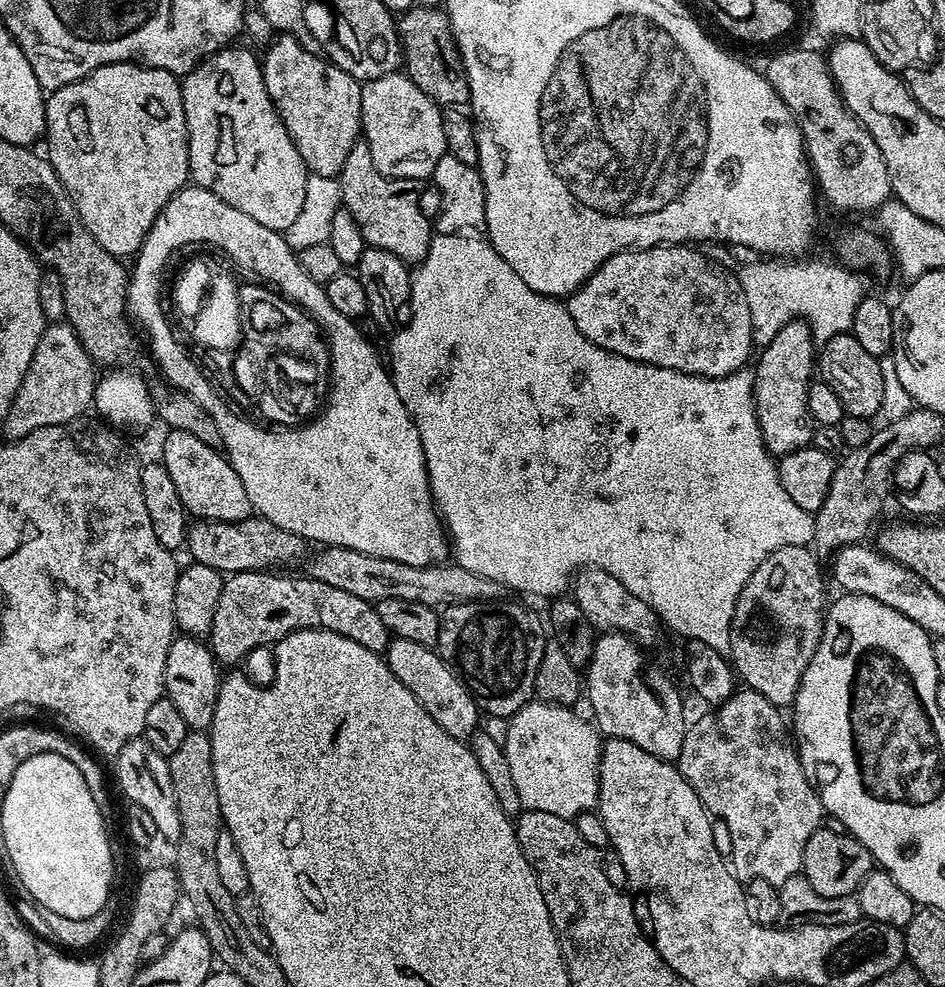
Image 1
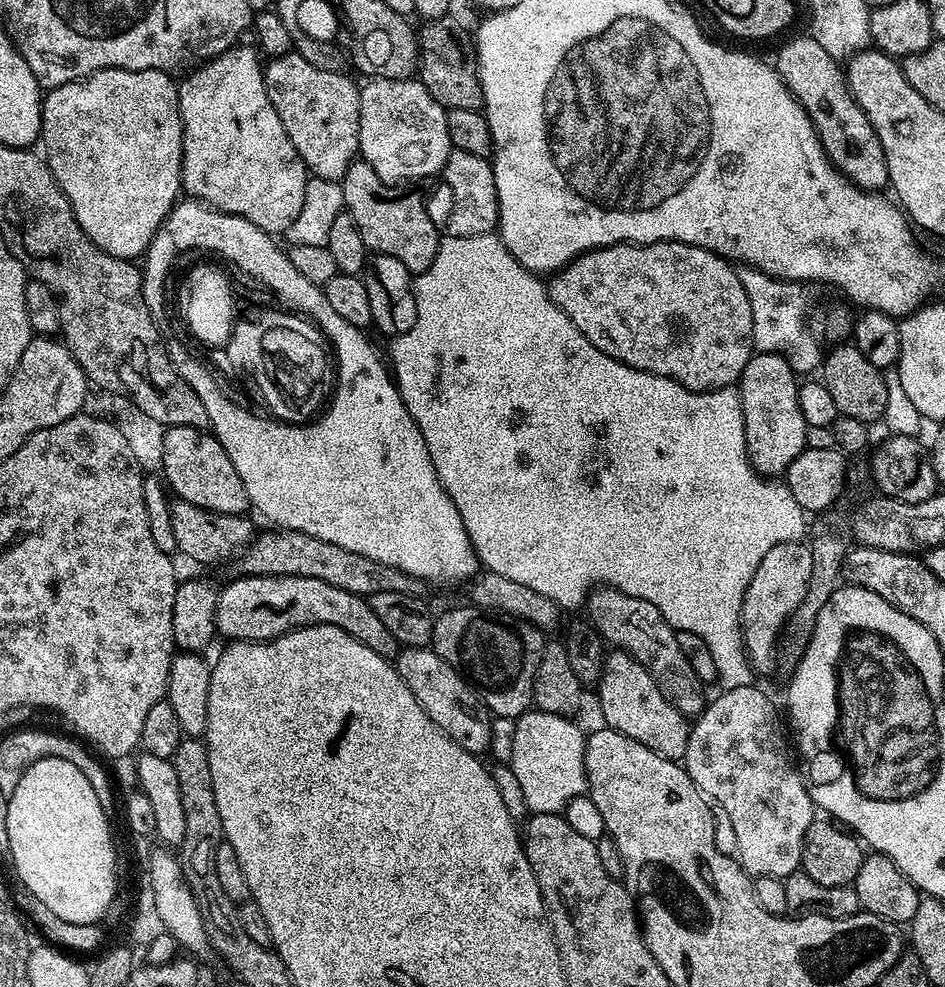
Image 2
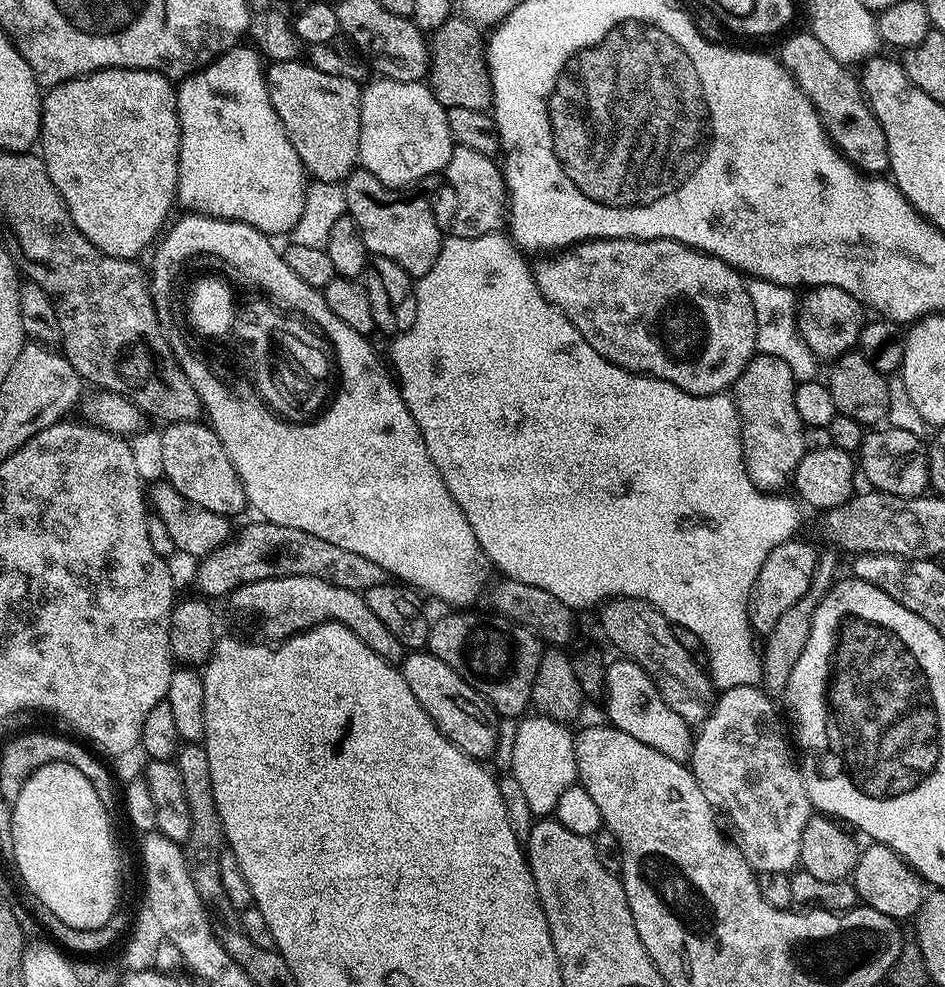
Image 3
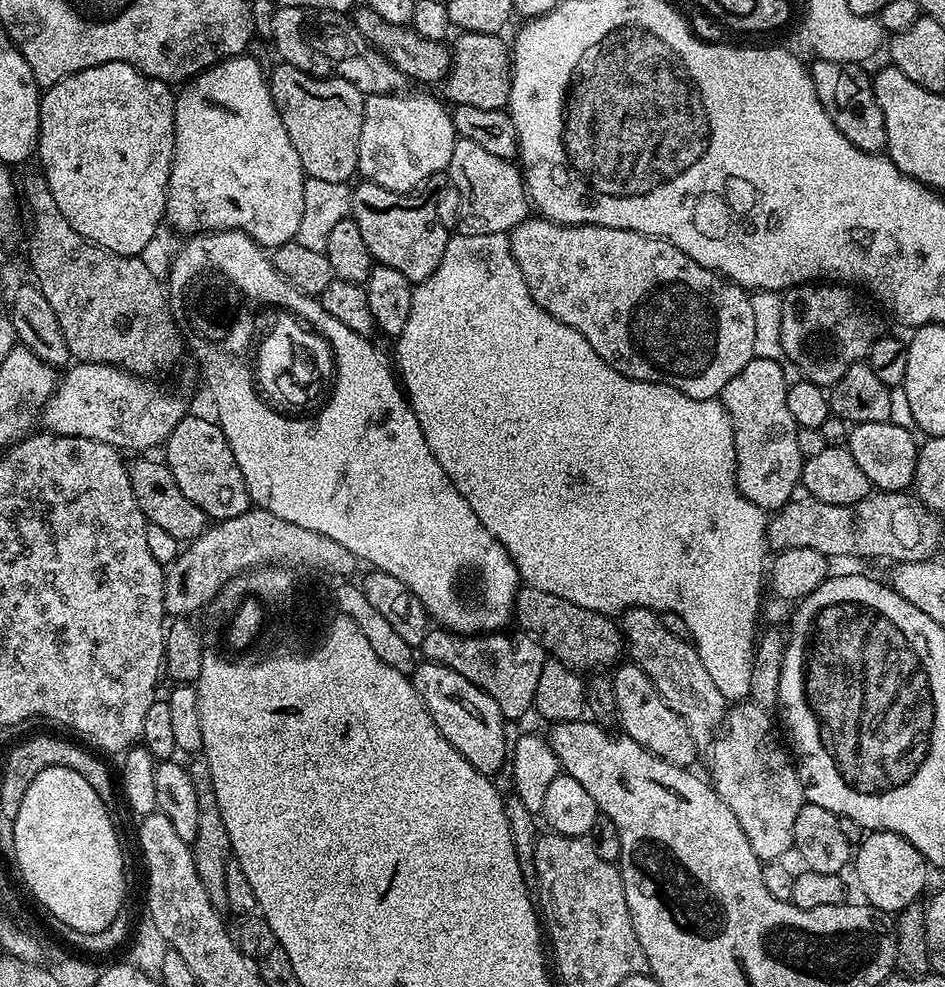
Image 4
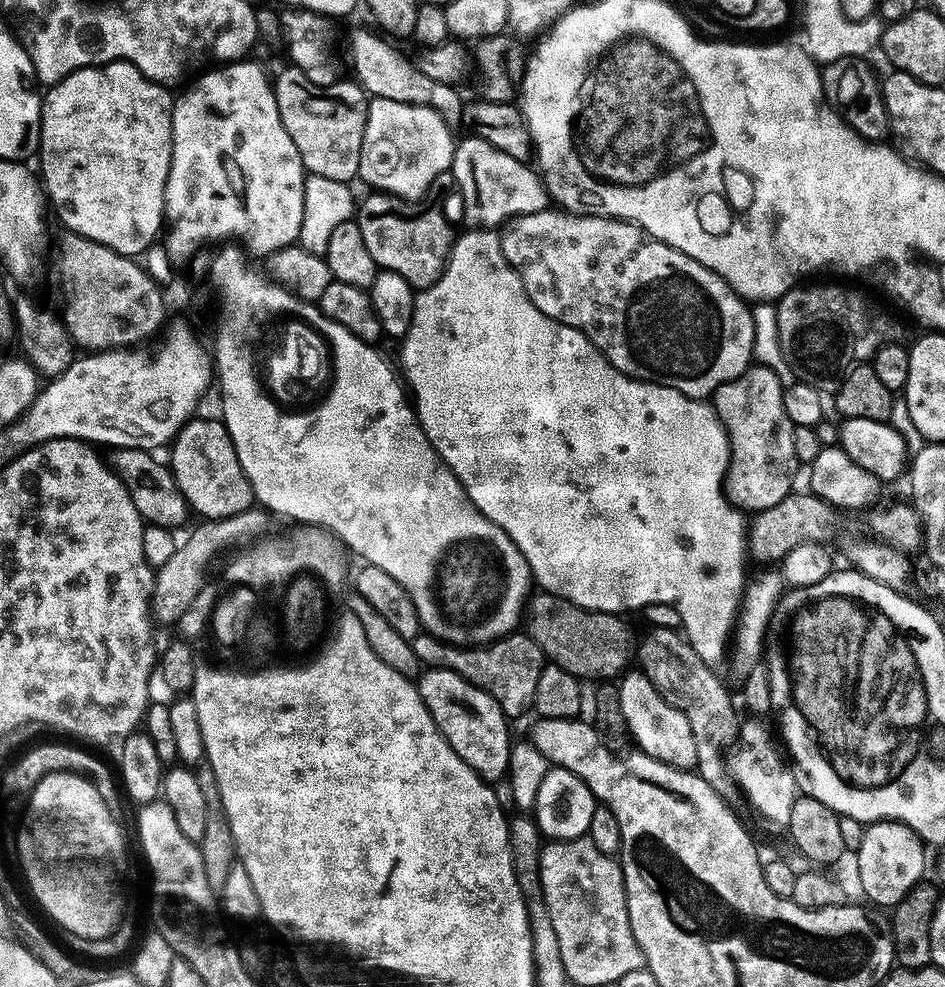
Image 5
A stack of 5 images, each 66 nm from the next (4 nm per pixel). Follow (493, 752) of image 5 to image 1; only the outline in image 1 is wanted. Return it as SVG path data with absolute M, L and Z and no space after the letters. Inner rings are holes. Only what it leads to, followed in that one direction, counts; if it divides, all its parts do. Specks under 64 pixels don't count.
M392 638L388 641L388 651L386 659L394 678L422 702L422 710L446 730L446 734L456 737L457 740L467 741L472 733L477 731L476 724L482 717L481 709L476 703L476 698L472 691L464 685L460 678L460 673L447 664L440 657L436 648L418 646L418 642L409 642L406 638Z

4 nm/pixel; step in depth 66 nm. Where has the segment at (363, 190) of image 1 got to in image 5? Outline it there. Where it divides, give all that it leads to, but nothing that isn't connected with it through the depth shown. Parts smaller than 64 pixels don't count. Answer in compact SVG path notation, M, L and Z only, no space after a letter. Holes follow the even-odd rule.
M387 194L368 195L372 196L359 201L354 219L362 230L366 250L370 250L370 258L374 258L377 269L402 274L413 289L428 288L444 273L454 243L452 224L443 206L433 198L409 202Z

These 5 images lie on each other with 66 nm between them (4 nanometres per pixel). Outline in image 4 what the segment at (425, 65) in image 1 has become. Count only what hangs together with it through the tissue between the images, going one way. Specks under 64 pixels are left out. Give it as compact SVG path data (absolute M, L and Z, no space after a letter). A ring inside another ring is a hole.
M460 32L457 40L450 44L452 67L442 81L446 95L453 105L482 106L486 110L507 109L508 95L512 85L510 71L510 48L496 34Z

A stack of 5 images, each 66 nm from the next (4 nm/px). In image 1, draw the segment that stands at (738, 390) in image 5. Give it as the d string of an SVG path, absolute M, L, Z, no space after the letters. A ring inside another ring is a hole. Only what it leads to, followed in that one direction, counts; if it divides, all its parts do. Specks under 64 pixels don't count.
M803 319L792 320L759 352L760 361L754 367L752 382L758 426L768 451L779 458L799 448L807 448L812 442L814 425L808 405L808 385L818 360L818 344L812 338L812 325Z

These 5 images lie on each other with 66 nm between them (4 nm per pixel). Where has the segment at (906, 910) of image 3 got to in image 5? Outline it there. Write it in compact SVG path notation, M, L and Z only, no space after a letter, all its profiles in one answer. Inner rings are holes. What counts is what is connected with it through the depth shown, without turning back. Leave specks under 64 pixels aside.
M878 819L869 823L864 829L861 848L855 851L865 893L885 910L891 909L901 896L921 881L924 848L925 841L908 824L895 819Z

